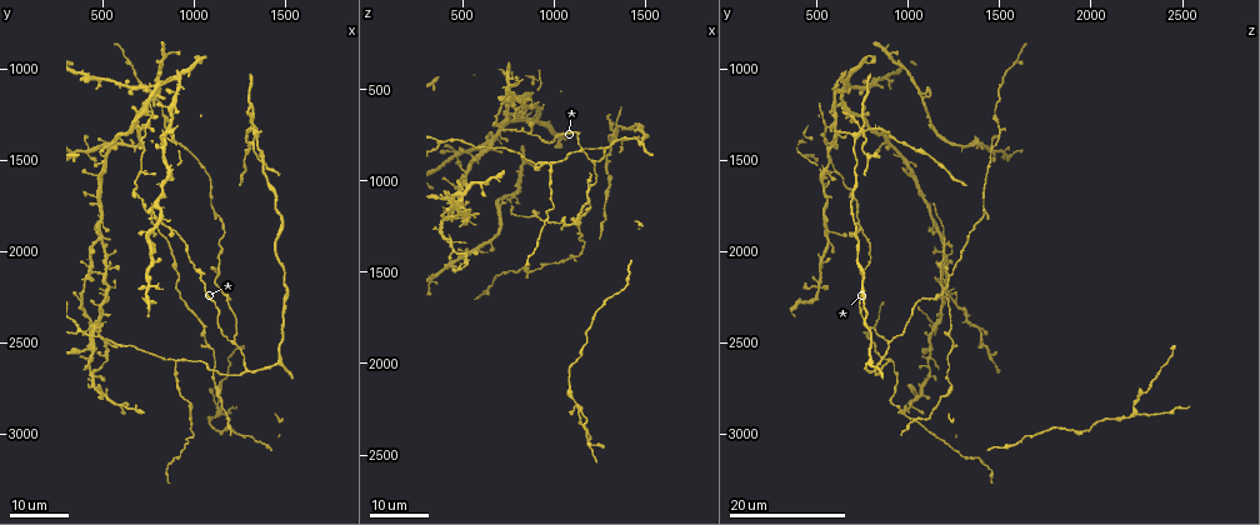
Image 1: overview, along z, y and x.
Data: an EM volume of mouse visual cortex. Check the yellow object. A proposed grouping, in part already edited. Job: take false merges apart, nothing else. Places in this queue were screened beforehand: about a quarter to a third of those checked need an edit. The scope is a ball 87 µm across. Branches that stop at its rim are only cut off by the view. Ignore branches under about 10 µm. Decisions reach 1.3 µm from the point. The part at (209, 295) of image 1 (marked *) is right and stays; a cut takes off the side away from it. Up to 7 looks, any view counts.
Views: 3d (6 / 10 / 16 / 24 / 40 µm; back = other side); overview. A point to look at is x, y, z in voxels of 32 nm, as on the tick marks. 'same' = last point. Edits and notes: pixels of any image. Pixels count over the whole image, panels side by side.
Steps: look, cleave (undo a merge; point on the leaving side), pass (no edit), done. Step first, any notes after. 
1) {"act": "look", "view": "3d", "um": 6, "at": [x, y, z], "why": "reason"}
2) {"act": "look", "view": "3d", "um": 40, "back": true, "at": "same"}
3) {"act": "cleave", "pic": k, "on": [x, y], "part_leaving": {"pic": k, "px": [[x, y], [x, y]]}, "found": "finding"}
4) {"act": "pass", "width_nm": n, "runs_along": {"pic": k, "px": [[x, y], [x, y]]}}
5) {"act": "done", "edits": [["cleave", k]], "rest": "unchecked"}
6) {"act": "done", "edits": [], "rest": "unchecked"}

{"act": "look", "view": "3d", "um": 24, "at": [900, 2600, 900], "why": "three-way junction"}

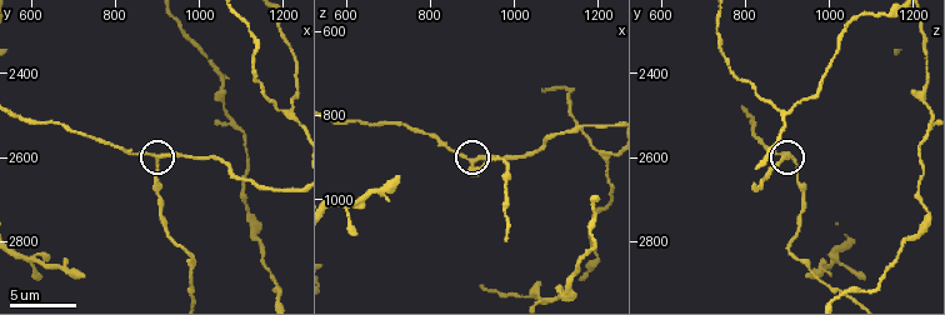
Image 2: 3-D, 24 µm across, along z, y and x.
{"act": "look", "view": "3d", "um": 10, "at": [895, 2600, 915]}

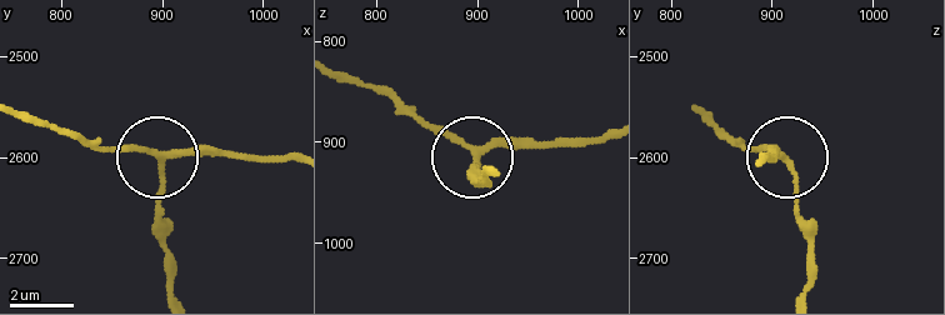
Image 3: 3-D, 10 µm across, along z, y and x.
{"act": "pass", "side_arm_um": 27, "runs_along": {"pic": 3, "px": [[288, 159], [223, 151], [155, 156], [80, 143]]}, "found": "continuous, no second neuron"}

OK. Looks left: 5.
{"act": "look", "view": "3d", "um": 16, "at": [760, 1800, 720], "why": "calibre changes"}

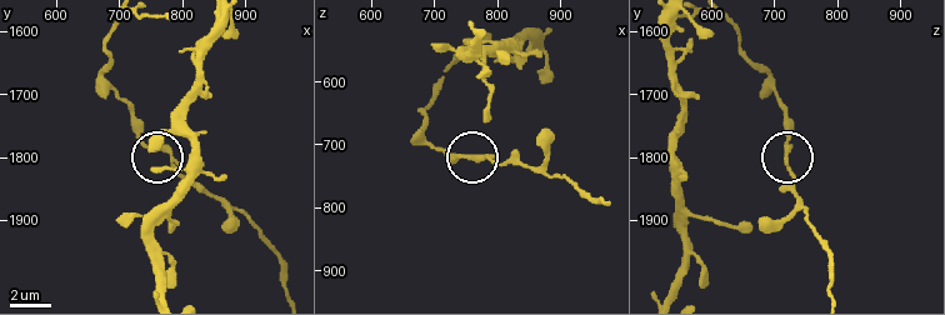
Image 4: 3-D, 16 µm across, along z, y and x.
{"act": "look", "view": "3d", "um": 6, "at": [765, 1785, 725], "why": "closer look"}

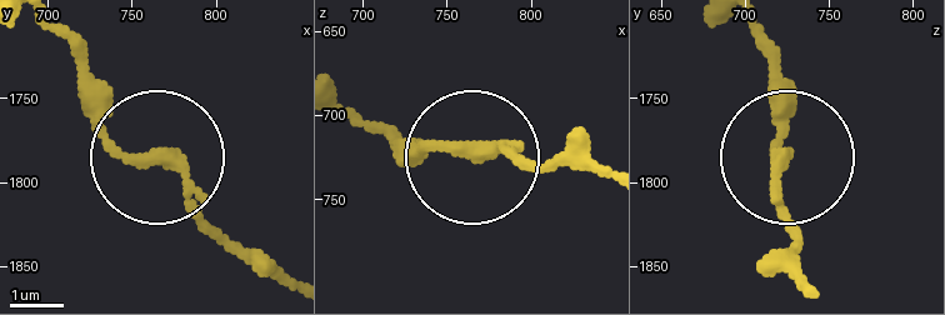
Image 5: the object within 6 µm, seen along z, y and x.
{"act": "pass", "runs_along": {"pic": 5, "px": [[803, 289], [803, 253], [775, 199], [789, 159], [775, 69]]}, "found": "one neuron here"}

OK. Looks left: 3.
{"act": "look", "view": "3d", "um": 16, "at": [700, 1560, 600], "why": "a fork"}

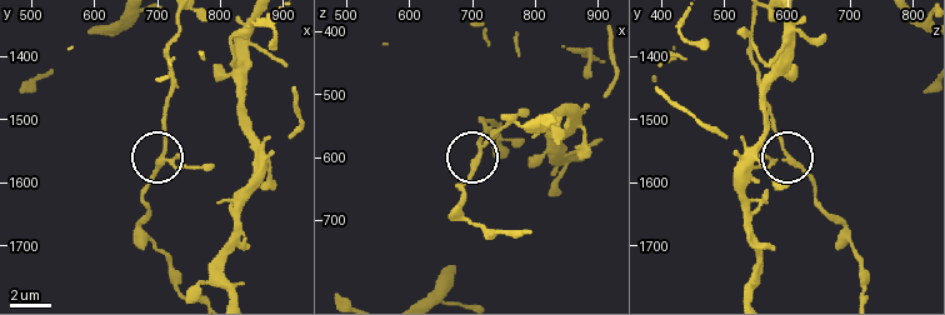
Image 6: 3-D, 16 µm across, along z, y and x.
{"act": "look", "view": "3d", "um": 6, "at": [710, 1555, 605]}

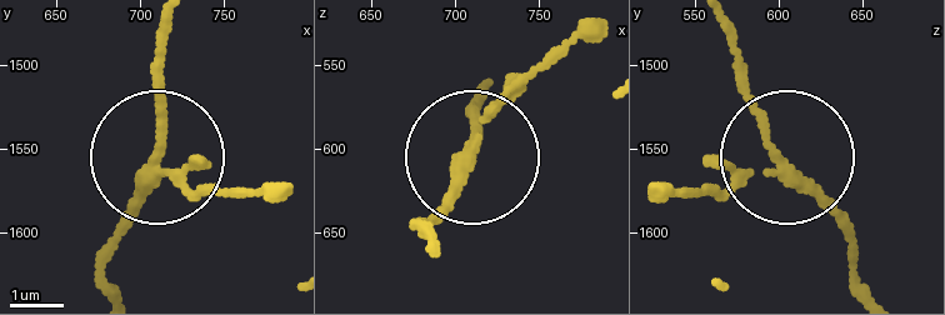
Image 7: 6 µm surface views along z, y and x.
{"act": "pass", "arms": 3, "runs_along": {"pic": 7, "px": [[106, 290], [115, 223], [160, 129], [160, 25]]}, "found": "continuous, no second neuron"}

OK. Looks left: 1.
{"act": "done", "edits": [], "rest": "unchecked"}

